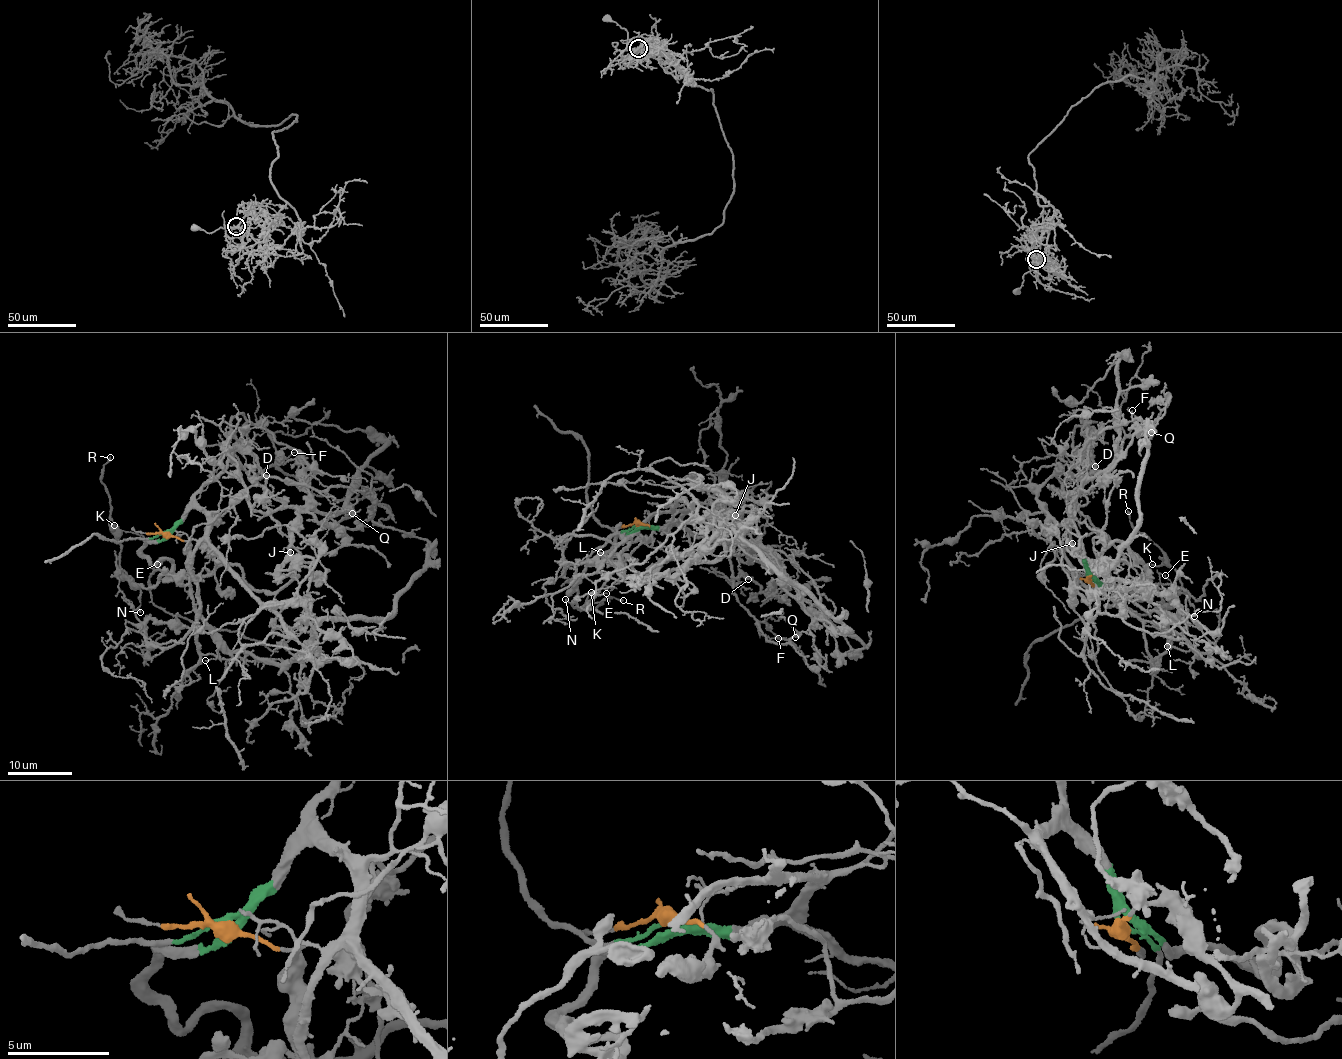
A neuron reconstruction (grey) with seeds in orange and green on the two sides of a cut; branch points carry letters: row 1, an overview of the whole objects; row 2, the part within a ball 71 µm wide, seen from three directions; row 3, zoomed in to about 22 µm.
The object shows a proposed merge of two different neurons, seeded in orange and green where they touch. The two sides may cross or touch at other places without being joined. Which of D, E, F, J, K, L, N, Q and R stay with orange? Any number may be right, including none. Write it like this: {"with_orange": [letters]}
{"with_orange": ["K", "L", "N", "R"]}

